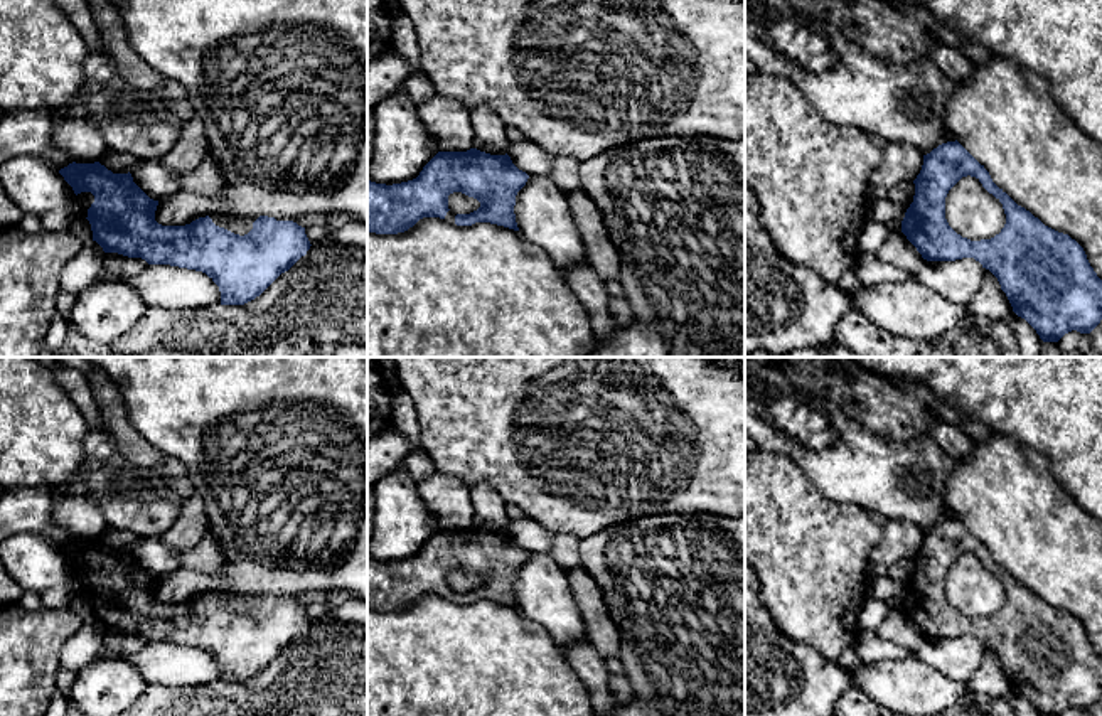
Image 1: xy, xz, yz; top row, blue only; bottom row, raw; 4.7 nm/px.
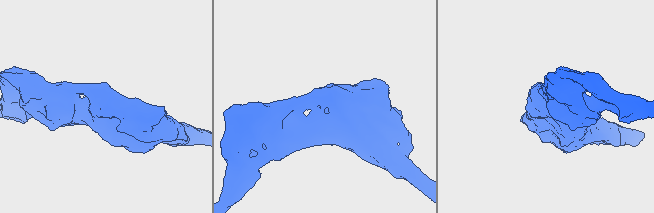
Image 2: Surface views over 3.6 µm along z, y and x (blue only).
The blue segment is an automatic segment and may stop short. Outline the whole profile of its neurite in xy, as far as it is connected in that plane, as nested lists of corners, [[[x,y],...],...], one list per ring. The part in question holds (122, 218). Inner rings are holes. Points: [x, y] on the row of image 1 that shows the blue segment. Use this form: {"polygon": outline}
{"polygon": [[[99,162],[69,163],[59,174],[72,187],[74,194],[91,192],[94,202],[88,209],[88,221],[96,241],[104,253],[118,253],[128,258],[142,258],[148,264],[170,264],[206,273],[221,291],[221,305],[244,305],[259,297],[281,273],[288,271],[310,249],[305,227],[293,221],[276,221],[275,217],[259,216],[253,229],[244,234],[234,234],[212,222],[209,216],[199,217],[185,226],[162,226],[155,221],[158,200],[150,199],[135,182],[131,174],[113,174]]]}

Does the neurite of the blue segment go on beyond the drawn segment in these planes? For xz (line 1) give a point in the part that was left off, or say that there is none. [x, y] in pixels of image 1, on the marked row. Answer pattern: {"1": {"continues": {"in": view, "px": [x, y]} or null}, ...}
{"1": {"continues": null}}

